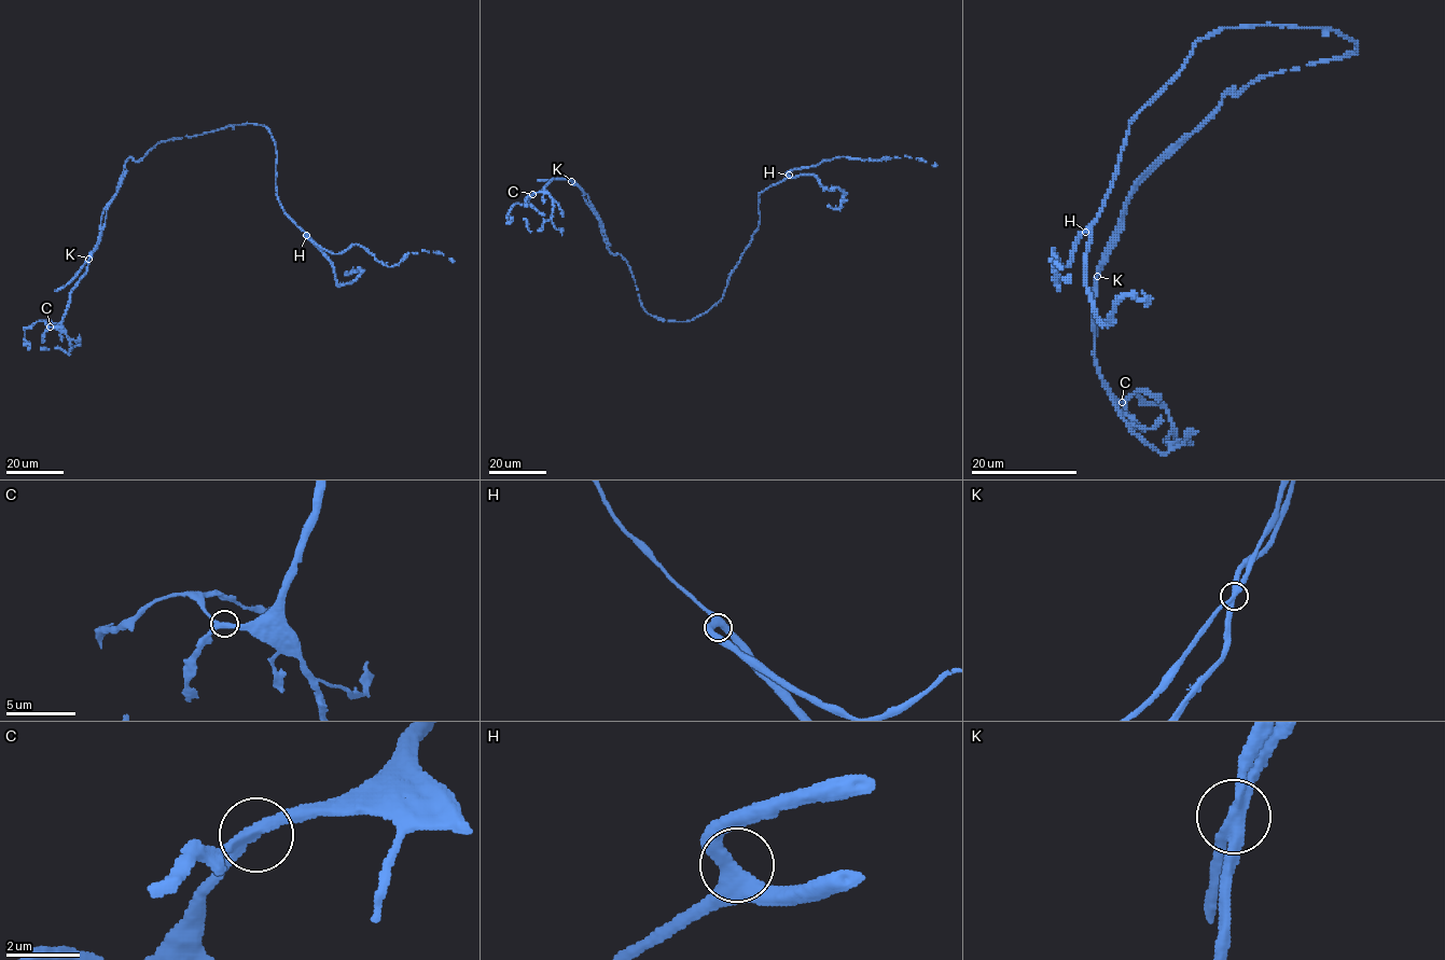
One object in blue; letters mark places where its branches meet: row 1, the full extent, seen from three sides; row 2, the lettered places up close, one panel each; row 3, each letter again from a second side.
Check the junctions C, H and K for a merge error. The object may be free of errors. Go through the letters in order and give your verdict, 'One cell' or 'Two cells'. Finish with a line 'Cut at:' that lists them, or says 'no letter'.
C: One cell
H: One cell
K: Two cells
Cut at: K

